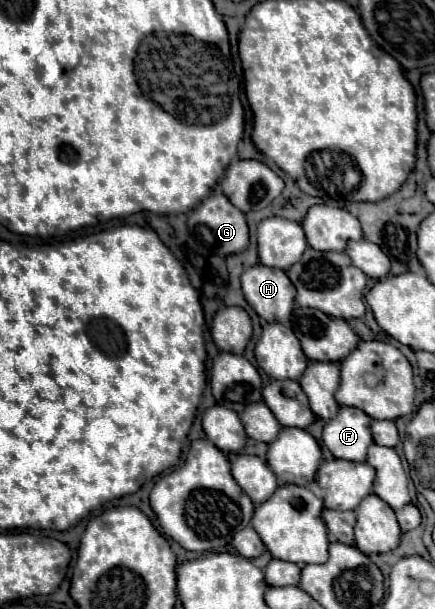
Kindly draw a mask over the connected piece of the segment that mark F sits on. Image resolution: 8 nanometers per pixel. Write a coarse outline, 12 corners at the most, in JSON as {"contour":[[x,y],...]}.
{"contour":[[341,407],[323,443],[337,459],[363,463],[371,417]]}

